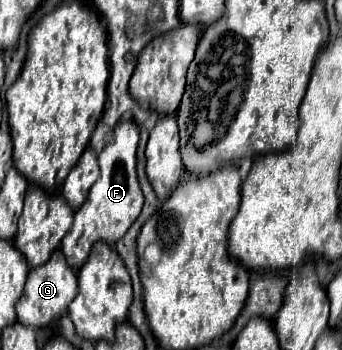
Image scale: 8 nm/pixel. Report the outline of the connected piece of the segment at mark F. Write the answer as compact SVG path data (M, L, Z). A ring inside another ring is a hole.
M123 118L113 130L113 142L107 144L107 148L103 148L103 152L99 154L101 176L91 188L87 202L75 212L73 228L61 242L61 252L67 256L67 260L71 260L71 264L75 264L75 270L79 270L79 266L87 262L97 242L105 244L117 242L119 238L125 236L125 232L141 214L143 192L139 188L137 168L135 168L137 142L139 142L139 132L135 128L135 122L131 118Z

